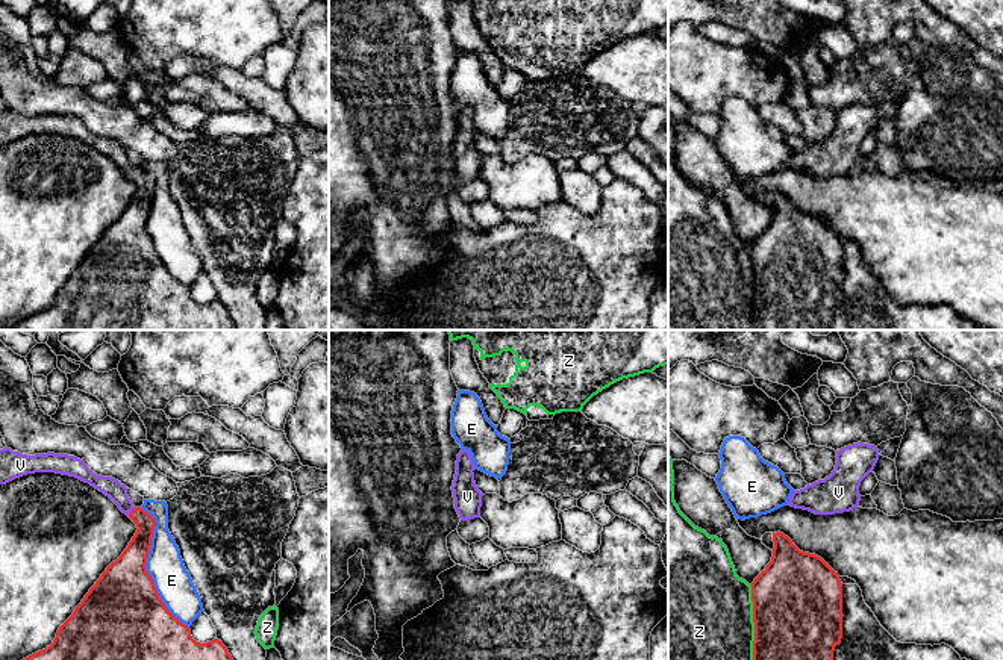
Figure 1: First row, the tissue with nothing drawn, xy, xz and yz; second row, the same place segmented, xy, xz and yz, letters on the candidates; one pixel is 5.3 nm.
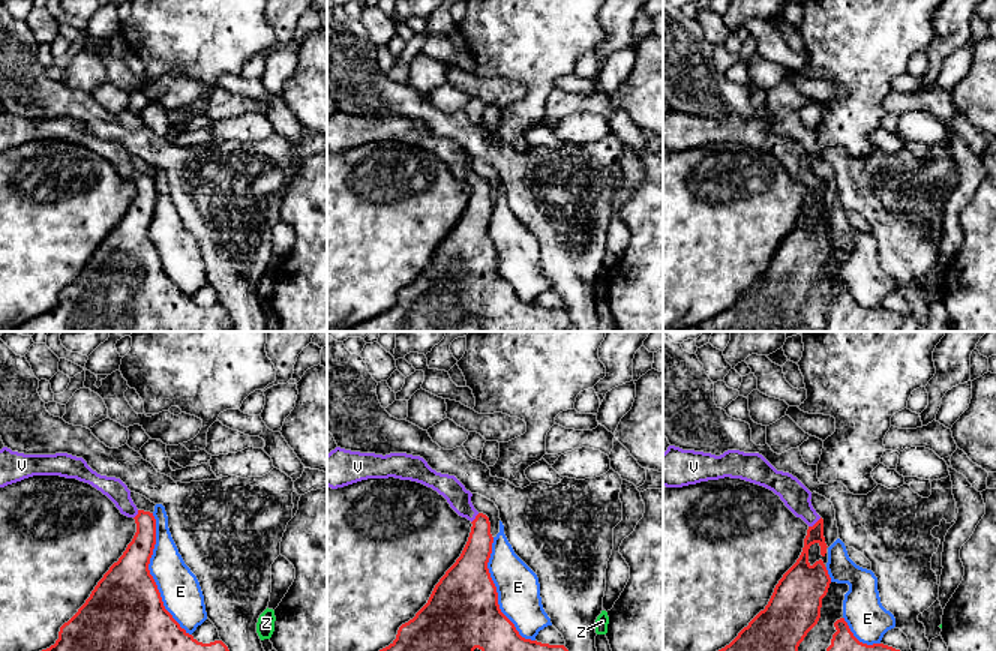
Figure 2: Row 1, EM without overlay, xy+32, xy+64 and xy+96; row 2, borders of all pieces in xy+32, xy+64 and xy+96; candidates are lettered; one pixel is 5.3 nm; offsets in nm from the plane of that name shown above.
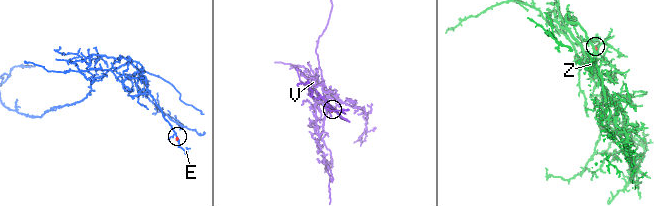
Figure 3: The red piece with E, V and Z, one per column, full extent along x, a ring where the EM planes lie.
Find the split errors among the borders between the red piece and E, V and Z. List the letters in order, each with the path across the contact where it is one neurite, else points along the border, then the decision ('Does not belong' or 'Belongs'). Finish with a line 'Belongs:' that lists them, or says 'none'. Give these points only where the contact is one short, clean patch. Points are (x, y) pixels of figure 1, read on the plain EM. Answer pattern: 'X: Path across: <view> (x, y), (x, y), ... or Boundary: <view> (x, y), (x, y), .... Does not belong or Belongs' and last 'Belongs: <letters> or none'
E: Does not belong
V: Path across: xy (134, 220), (141, 183), (131, 173), (114, 150). Belongs
Z: Does not belong
Belongs: V

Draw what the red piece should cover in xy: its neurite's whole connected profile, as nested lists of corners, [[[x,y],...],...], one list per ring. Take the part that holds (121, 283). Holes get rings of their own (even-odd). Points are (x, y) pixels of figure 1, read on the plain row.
[[[8,107],[0,111],[0,145],[35,133],[56,133],[89,144],[109,157],[138,191],[123,215],[106,229],[73,276],[59,288],[53,304],[23,319],[14,330],[235,330],[235,322],[221,301],[195,303],[191,291],[162,263],[145,229],[156,182],[144,170],[133,167],[124,145],[112,138],[94,135],[74,117],[27,117]]]

